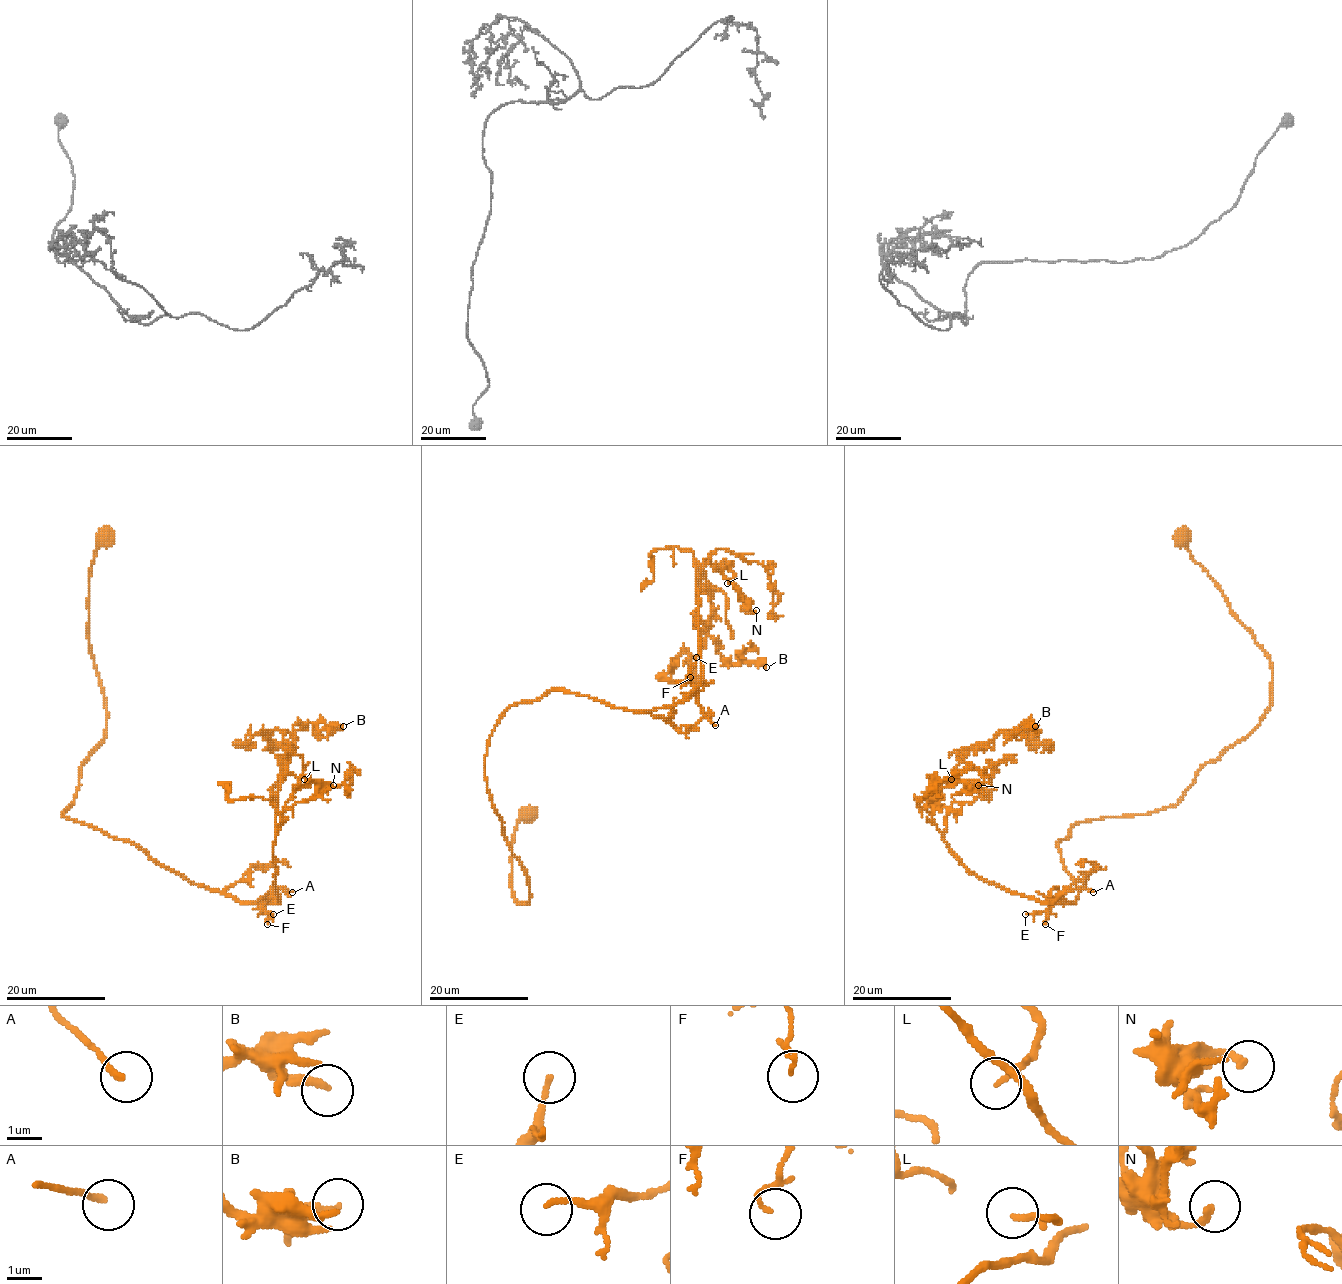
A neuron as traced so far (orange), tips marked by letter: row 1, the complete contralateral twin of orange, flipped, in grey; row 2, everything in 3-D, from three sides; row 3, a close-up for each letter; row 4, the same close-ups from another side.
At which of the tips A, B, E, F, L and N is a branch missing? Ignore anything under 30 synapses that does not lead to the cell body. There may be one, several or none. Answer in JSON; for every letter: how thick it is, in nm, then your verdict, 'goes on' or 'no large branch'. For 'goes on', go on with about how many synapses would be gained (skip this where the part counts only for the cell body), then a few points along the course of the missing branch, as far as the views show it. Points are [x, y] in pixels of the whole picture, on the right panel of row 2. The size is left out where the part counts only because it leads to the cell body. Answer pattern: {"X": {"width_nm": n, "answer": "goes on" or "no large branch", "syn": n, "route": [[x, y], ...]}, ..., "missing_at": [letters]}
{"A": {"width_nm": 170, "answer": "no large branch"}, "B": {"width_nm": 280, "answer": "no large branch"}, "E": {"width_nm": 140, "answer": "no large branch"}, "F": {"width_nm": 100, "answer": "no large branch"}, "L": {"width_nm": 180, "answer": "no large branch"}, "N": {"width_nm": 190, "answer": "no large branch"}, "missing_at": []}

